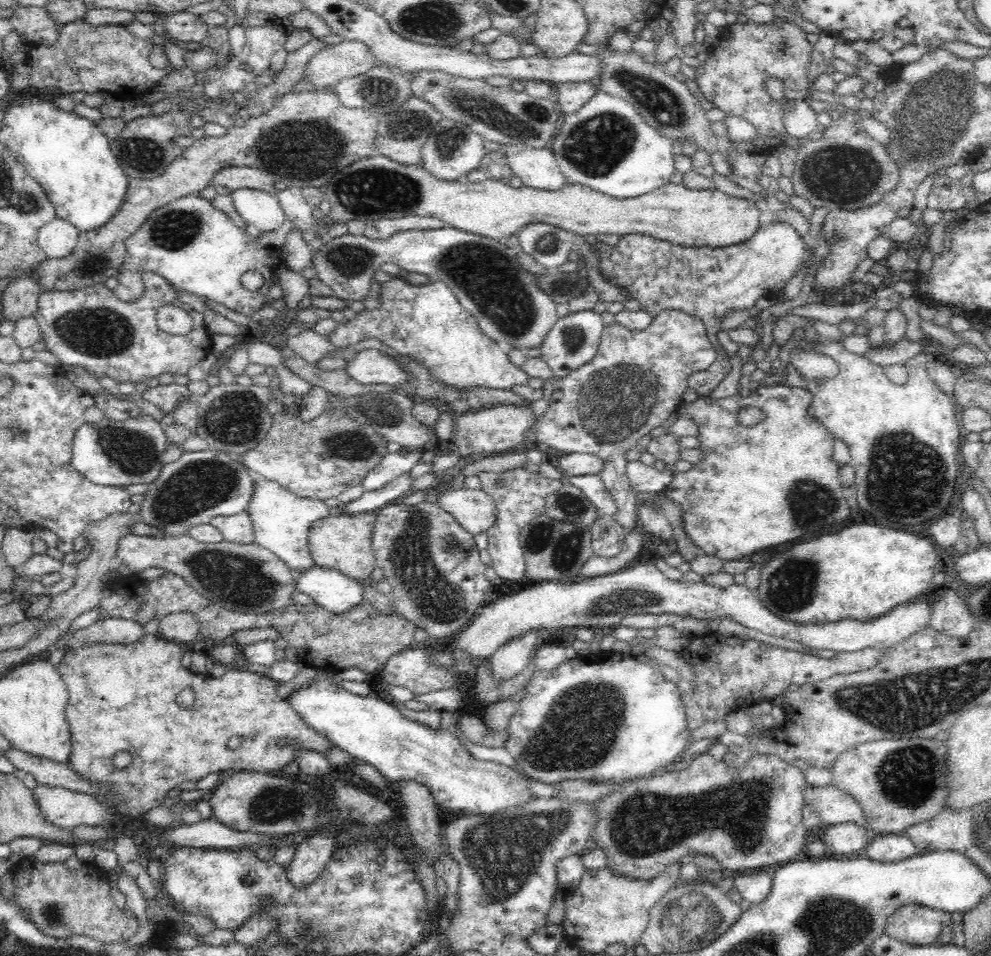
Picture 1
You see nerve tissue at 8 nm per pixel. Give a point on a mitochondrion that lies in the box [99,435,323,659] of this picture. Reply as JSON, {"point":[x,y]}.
{"point":[201,485]}

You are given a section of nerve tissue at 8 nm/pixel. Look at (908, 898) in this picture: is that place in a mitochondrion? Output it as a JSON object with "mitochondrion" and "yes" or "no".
{"mitochondrion":"no"}

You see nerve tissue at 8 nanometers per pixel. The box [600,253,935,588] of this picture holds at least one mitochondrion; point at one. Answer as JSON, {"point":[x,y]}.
{"point":[813,505]}

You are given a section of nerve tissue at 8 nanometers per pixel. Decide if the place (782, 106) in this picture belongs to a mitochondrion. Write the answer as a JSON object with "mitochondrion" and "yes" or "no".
{"mitochondrion":"no"}

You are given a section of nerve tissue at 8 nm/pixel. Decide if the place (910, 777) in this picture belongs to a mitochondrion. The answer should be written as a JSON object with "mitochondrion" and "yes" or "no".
{"mitochondrion":"yes"}

